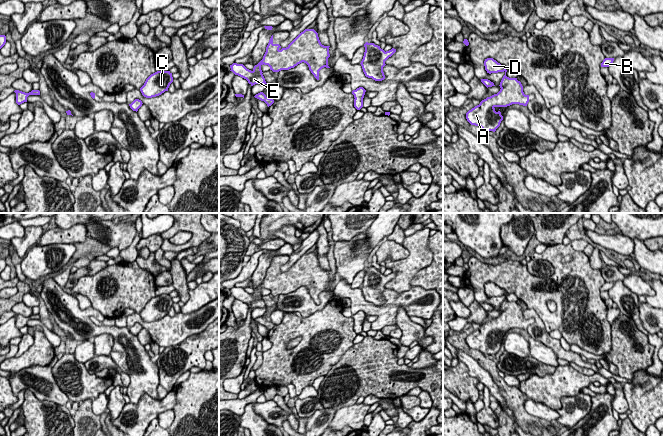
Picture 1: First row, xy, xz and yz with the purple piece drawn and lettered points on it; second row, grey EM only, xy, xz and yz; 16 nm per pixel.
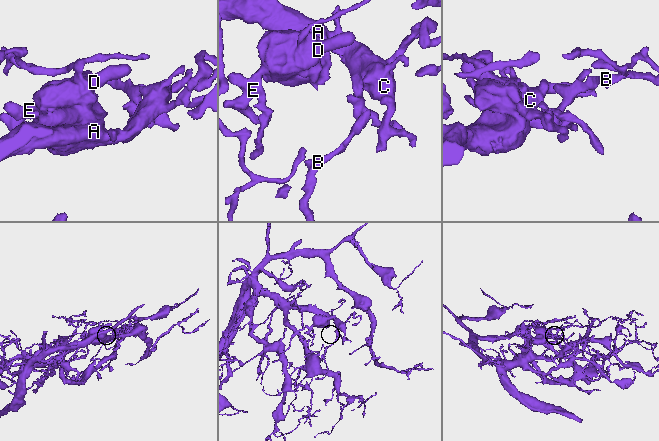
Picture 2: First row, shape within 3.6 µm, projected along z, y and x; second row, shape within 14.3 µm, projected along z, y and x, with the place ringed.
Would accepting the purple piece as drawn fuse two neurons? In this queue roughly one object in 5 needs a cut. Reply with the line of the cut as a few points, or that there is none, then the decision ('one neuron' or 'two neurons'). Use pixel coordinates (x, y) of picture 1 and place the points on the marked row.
no cut; one neuron

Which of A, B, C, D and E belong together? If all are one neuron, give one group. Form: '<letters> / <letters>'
A B C D E

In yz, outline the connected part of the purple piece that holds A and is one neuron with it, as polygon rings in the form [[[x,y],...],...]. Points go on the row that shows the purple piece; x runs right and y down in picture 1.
[[[487,58],[484,61],[487,73],[504,72],[500,82],[500,91],[486,99],[482,100],[479,105],[475,106],[466,113],[466,119],[471,125],[479,126],[485,131],[493,131],[500,126],[503,116],[501,112],[495,111],[496,107],[507,107],[512,104],[527,106],[529,95],[523,92],[523,86],[517,78],[506,76],[506,67],[501,65],[493,58]]]

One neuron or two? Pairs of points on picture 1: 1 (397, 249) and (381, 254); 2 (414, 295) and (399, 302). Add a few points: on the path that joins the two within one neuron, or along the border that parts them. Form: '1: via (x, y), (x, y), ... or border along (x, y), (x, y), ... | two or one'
1: via (393, 249), (385, 250) | one
2: via (410, 299), (403, 300) | one

